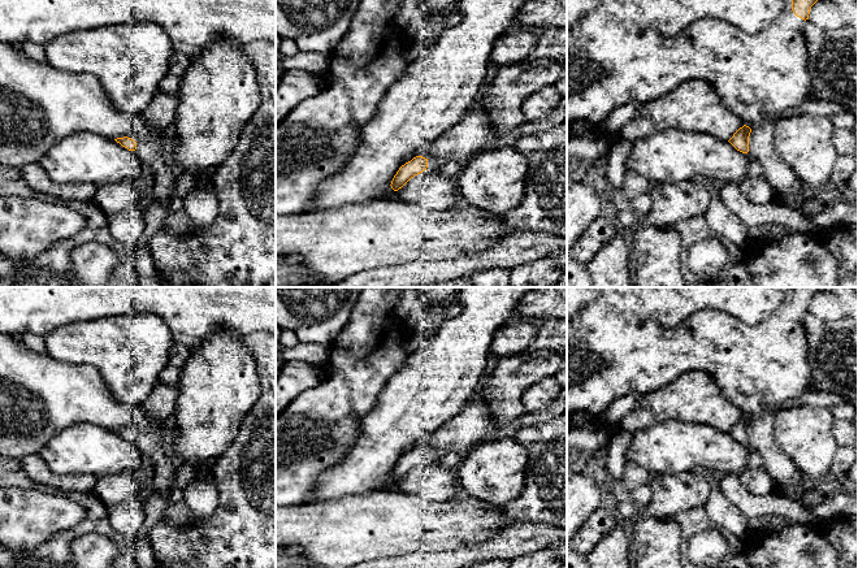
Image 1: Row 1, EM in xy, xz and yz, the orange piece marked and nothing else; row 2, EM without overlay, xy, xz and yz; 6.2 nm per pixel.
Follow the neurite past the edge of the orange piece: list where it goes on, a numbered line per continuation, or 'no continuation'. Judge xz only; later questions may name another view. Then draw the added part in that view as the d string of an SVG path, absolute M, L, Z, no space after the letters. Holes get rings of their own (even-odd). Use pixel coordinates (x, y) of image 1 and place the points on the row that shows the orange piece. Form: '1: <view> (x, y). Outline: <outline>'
1: xz (433, 164). Outline: M428 159L428 170L438 170L442 165L447 162L446 159Z

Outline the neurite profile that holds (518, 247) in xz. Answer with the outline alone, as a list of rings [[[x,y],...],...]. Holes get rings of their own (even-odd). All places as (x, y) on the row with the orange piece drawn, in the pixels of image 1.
[[[511,230],[488,250],[455,259],[417,261],[364,270],[324,287],[419,287],[463,278],[477,269],[507,268],[567,250],[567,237],[547,231]]]

